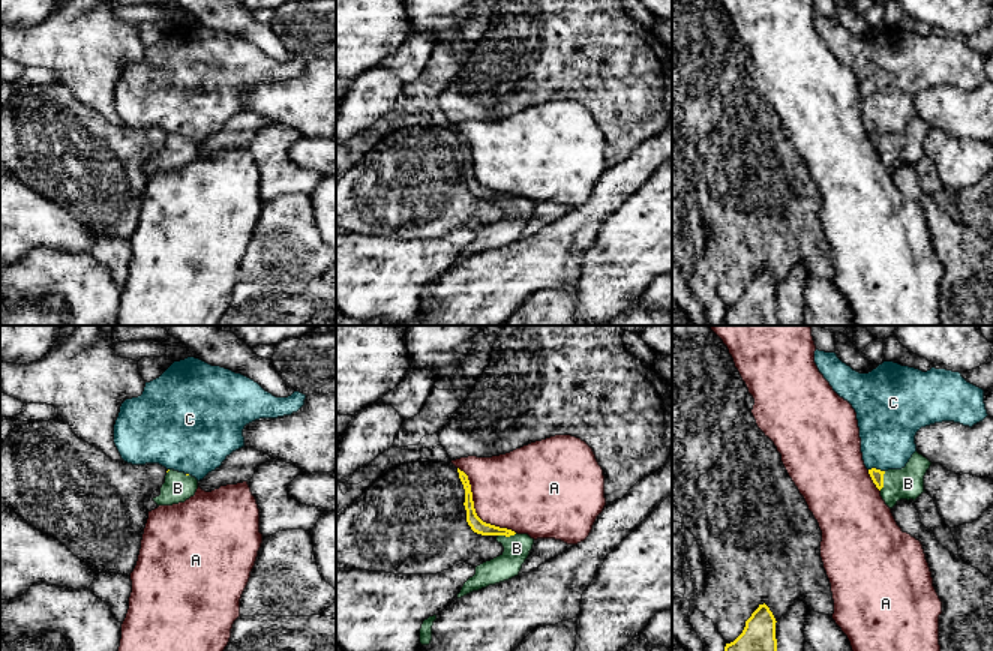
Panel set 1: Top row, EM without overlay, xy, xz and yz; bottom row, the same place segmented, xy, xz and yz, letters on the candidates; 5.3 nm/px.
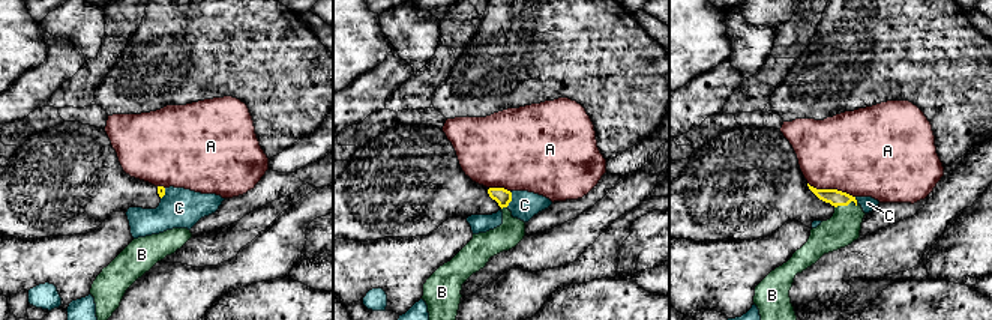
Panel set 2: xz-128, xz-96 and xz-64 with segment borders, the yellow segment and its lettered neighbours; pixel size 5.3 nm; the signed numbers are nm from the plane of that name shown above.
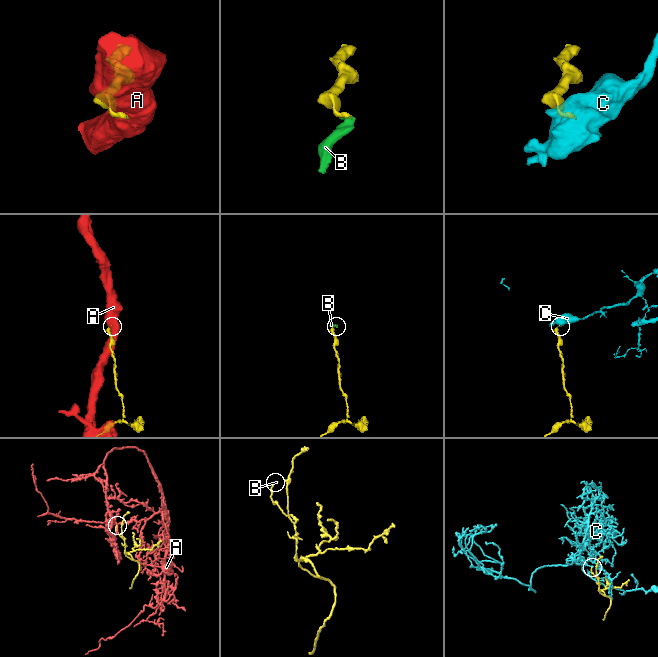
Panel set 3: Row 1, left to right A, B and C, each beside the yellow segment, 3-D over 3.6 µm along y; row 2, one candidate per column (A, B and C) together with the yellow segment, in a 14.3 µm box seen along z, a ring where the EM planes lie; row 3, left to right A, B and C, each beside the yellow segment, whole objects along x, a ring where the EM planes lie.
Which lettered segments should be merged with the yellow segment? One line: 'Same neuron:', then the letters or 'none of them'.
Same neuron: B

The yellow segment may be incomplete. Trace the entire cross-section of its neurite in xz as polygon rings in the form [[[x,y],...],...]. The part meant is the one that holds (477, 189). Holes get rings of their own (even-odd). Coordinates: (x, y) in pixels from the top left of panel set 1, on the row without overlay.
[[[459,132],[458,136],[465,153],[464,170],[466,174],[468,189],[477,198],[495,200],[496,206],[501,207],[504,212],[504,216],[500,220],[476,231],[476,238],[464,248],[460,256],[458,258],[458,262],[460,262],[472,255],[478,255],[489,249],[495,249],[518,240],[522,232],[522,228],[525,226],[530,219],[530,214],[532,213],[534,202],[531,202],[528,198],[518,198],[512,194],[500,192],[483,186],[477,180],[474,172],[468,140]]]

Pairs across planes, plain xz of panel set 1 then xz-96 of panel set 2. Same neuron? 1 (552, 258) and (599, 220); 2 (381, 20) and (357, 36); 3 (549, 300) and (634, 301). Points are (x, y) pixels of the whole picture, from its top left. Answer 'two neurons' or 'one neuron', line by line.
1: one neuron
2: one neuron
3: one neuron

